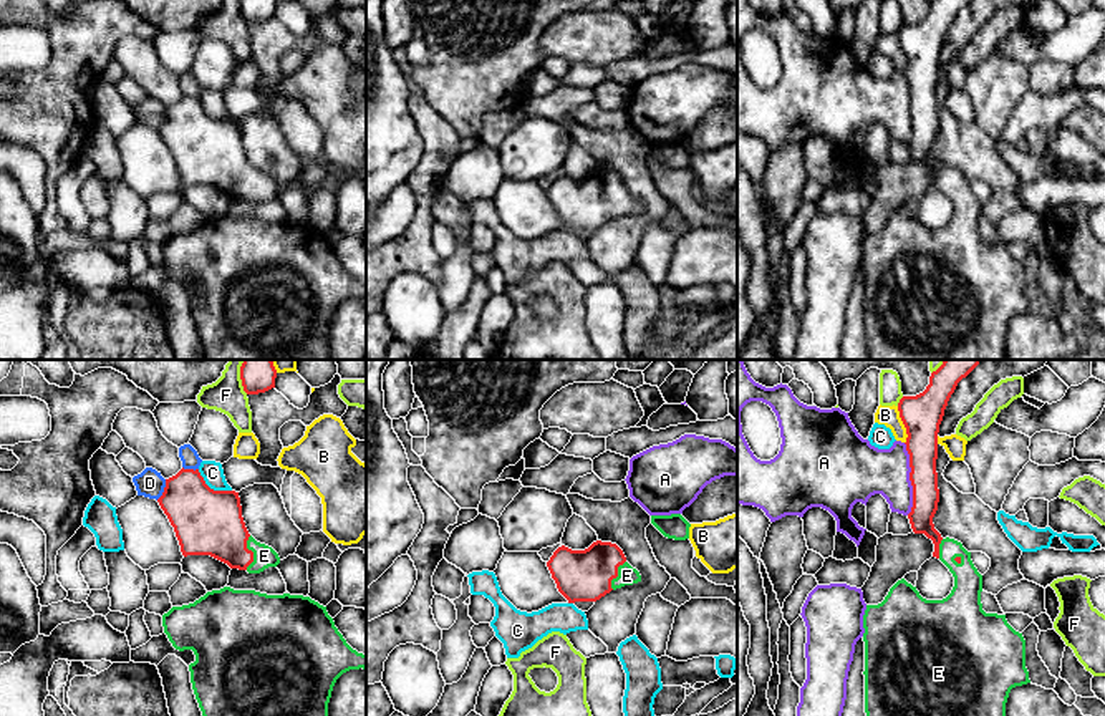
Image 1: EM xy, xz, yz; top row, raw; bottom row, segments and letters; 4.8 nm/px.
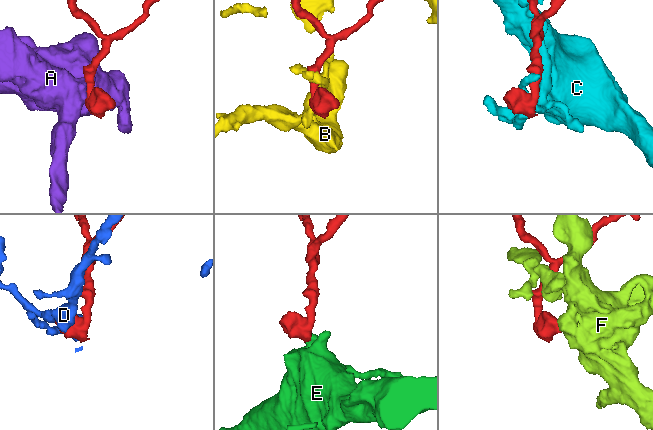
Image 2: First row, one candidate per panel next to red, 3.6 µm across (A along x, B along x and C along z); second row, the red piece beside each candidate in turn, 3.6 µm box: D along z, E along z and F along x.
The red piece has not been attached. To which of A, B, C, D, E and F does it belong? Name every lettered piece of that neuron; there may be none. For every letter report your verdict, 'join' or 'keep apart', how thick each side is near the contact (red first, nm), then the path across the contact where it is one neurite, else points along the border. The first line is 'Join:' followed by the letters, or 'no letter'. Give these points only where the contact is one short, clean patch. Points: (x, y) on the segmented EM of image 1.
Join: E
A: keep apart | 160/260 nm | along yz (903, 443), (908, 453), (911, 486), (911, 511), (908, 514)
B: keep apart | 200/100 nm
C: keep apart | 320/110 nm
D: keep apart | 300/140 nm
E: join | 320/110 nm | across xy (211, 522), (237, 549), (252, 552), (264, 556)
F: keep apart | 200/110 nm

